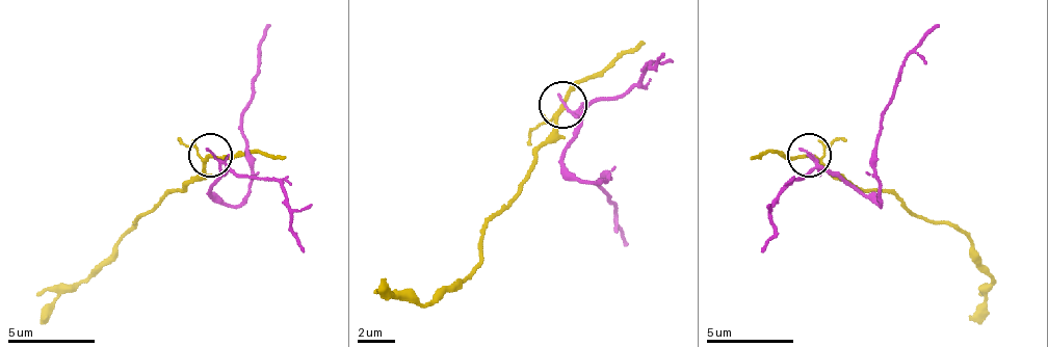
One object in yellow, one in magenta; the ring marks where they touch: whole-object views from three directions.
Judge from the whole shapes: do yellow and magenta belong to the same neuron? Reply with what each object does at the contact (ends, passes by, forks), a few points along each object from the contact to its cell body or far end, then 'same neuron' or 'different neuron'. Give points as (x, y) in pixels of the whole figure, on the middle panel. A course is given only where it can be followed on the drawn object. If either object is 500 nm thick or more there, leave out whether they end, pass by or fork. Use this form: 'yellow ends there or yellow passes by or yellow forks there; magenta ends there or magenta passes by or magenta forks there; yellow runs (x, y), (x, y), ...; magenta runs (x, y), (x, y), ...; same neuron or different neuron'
yellow forks there; magenta passes by; yellow runs (564, 103), (521, 193), (483, 231), (483, 259), (460, 283), (450, 283), (427, 305), (394, 296), (380, 283); magenta runs (564, 103), (578, 117), (578, 136), (564, 164), (592, 184), (606, 179), (597, 184), (616, 207), (630, 245); different neuron

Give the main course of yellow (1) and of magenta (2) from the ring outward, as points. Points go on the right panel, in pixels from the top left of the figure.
1: (808, 154), (856, 188), (890, 188), (925, 222), (951, 222), (973, 244), (973, 258), (994, 279), (973, 322)
2: (808, 154), (820, 166), (838, 170), (882, 206), (878, 188), (882, 110), (890, 102), (904, 58), (938, 23)

